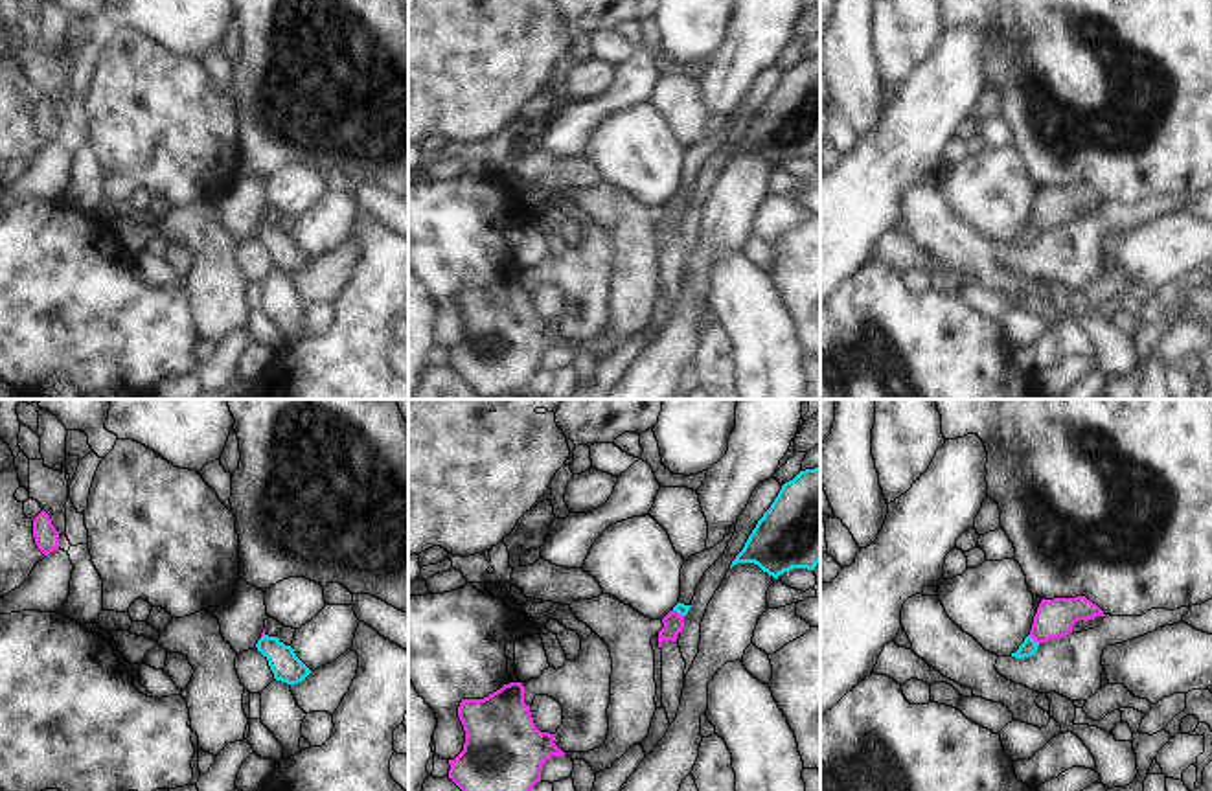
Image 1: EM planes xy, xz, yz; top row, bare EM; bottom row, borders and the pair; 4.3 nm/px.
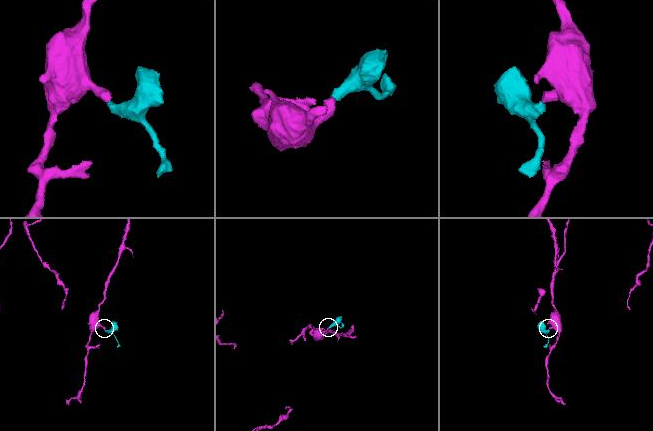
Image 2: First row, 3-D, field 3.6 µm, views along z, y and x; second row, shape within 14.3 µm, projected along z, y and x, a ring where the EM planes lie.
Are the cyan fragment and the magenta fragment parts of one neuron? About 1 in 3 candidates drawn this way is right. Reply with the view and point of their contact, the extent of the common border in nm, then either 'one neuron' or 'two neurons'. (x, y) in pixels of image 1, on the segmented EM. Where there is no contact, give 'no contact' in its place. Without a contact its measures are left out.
yz (1034, 641) | 60 nm | one neuron

